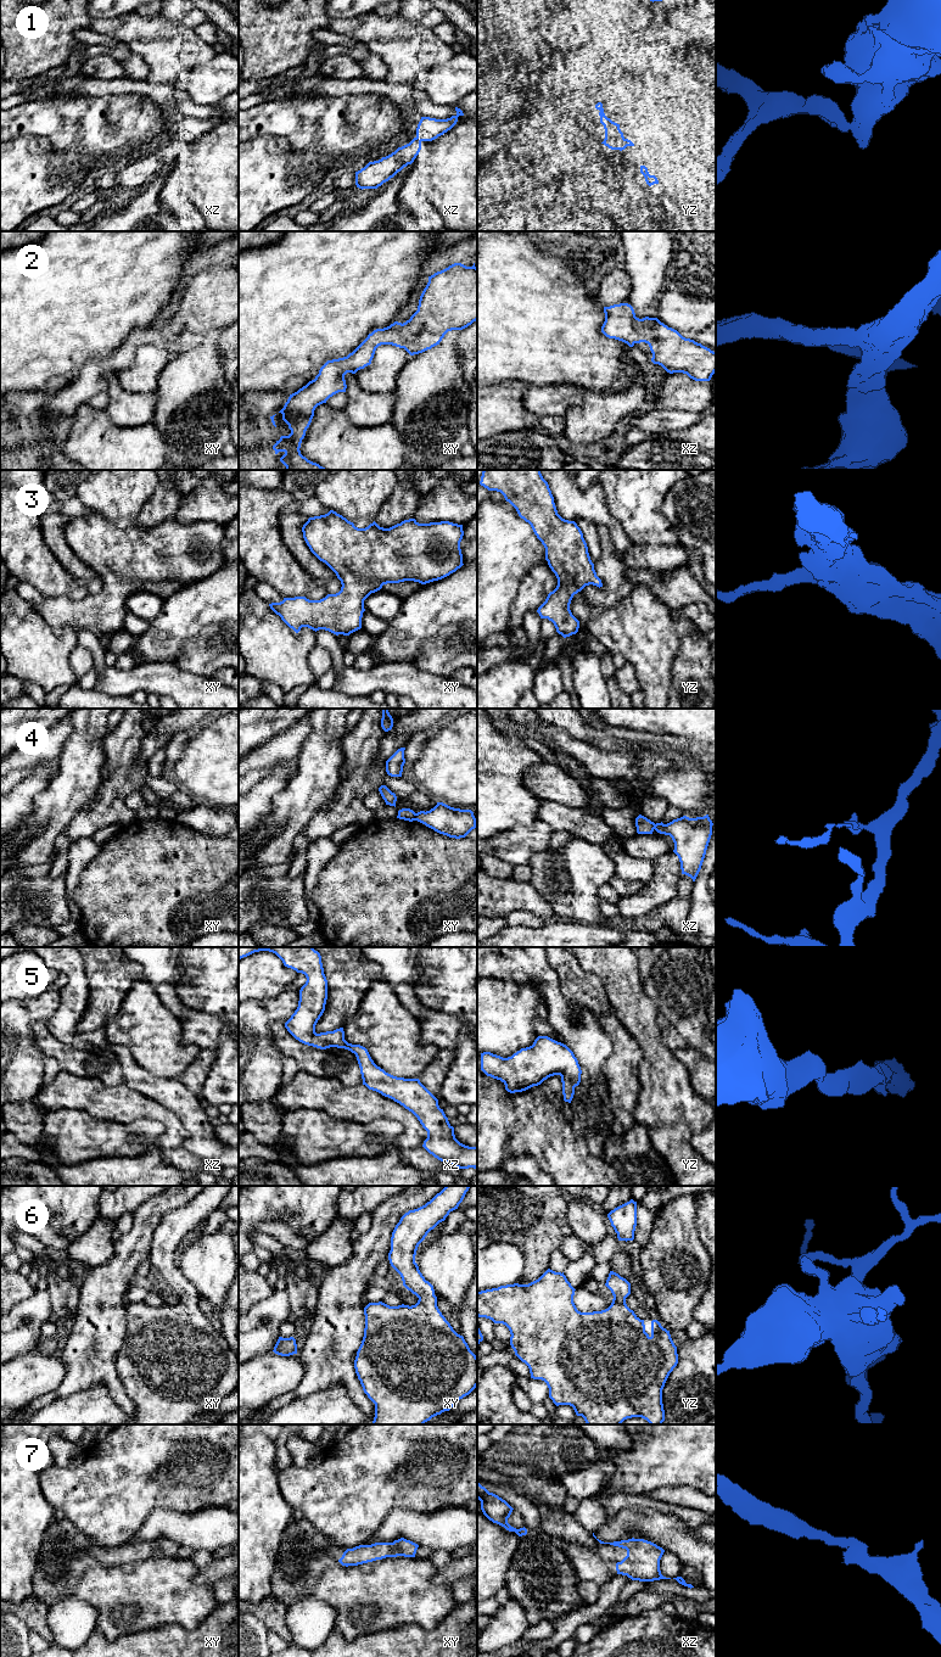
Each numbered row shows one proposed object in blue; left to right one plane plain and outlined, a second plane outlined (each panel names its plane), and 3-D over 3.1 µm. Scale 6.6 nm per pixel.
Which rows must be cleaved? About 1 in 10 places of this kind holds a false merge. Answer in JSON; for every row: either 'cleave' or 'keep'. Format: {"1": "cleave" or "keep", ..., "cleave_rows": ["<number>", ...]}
{"1": "keep", "2": "keep", "3": "keep", "4": "cleave", "5": "keep", "6": "keep", "7": "keep", "cleave_rows": ["4"]}

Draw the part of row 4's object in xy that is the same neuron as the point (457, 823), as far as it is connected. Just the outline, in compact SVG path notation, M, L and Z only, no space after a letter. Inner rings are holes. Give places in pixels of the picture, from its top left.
M437 802L430 811L418 812L415 821L455 839L465 838L477 824L471 810L454 808L443 802Z

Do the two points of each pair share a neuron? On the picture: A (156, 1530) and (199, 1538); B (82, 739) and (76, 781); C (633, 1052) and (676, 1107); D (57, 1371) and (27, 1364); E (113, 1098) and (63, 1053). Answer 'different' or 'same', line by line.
A: same
B: same
C: different
D: same
E: different

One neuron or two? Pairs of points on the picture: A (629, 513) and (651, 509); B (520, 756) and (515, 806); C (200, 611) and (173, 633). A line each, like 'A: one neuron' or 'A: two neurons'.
A: one neuron
B: one neuron
C: one neuron

